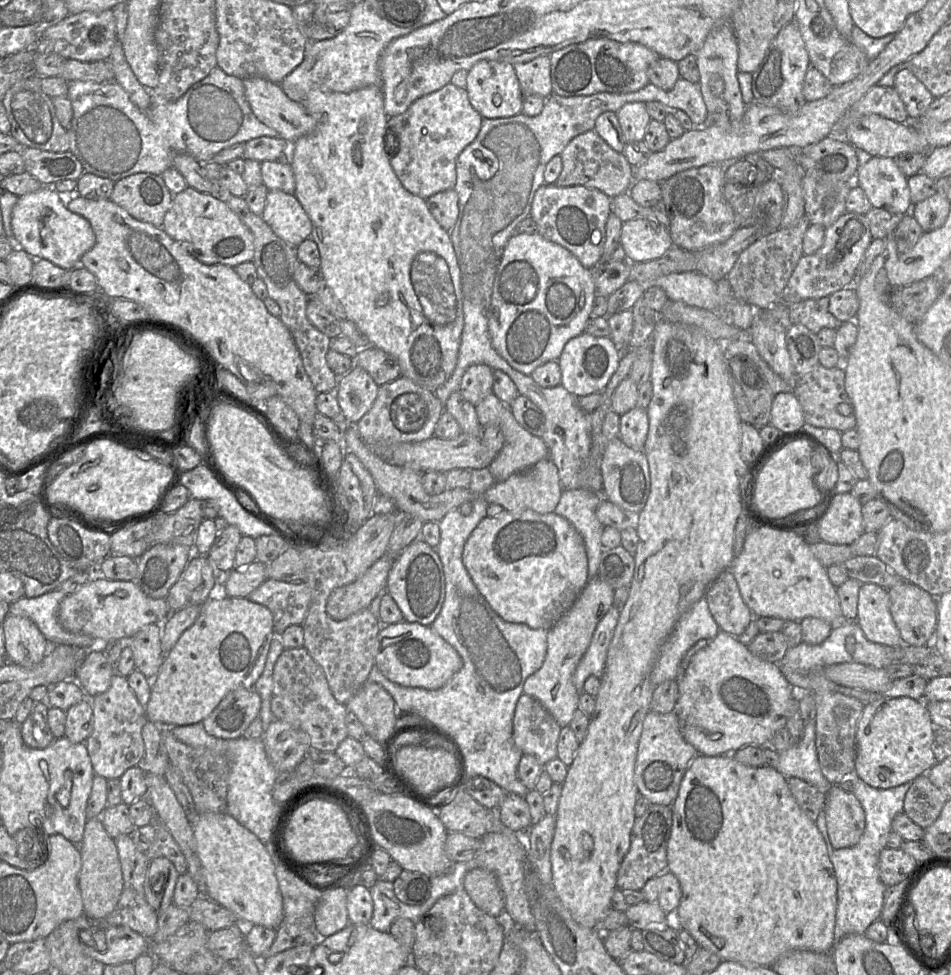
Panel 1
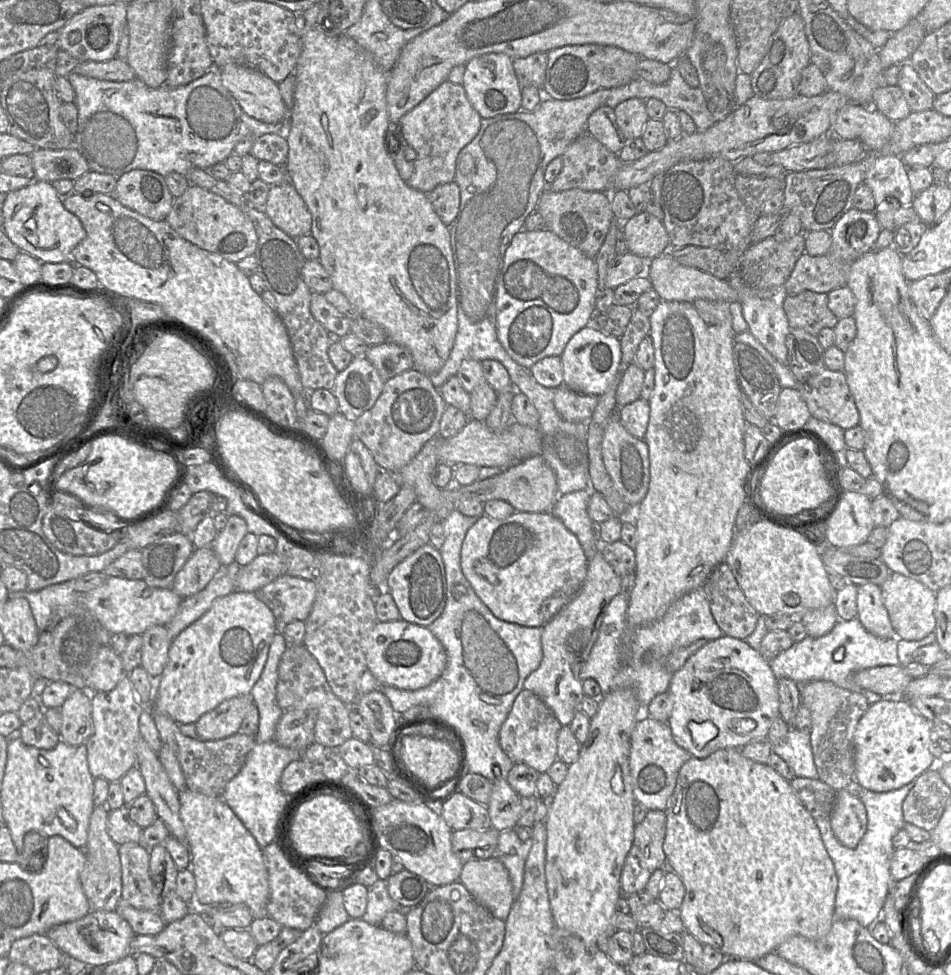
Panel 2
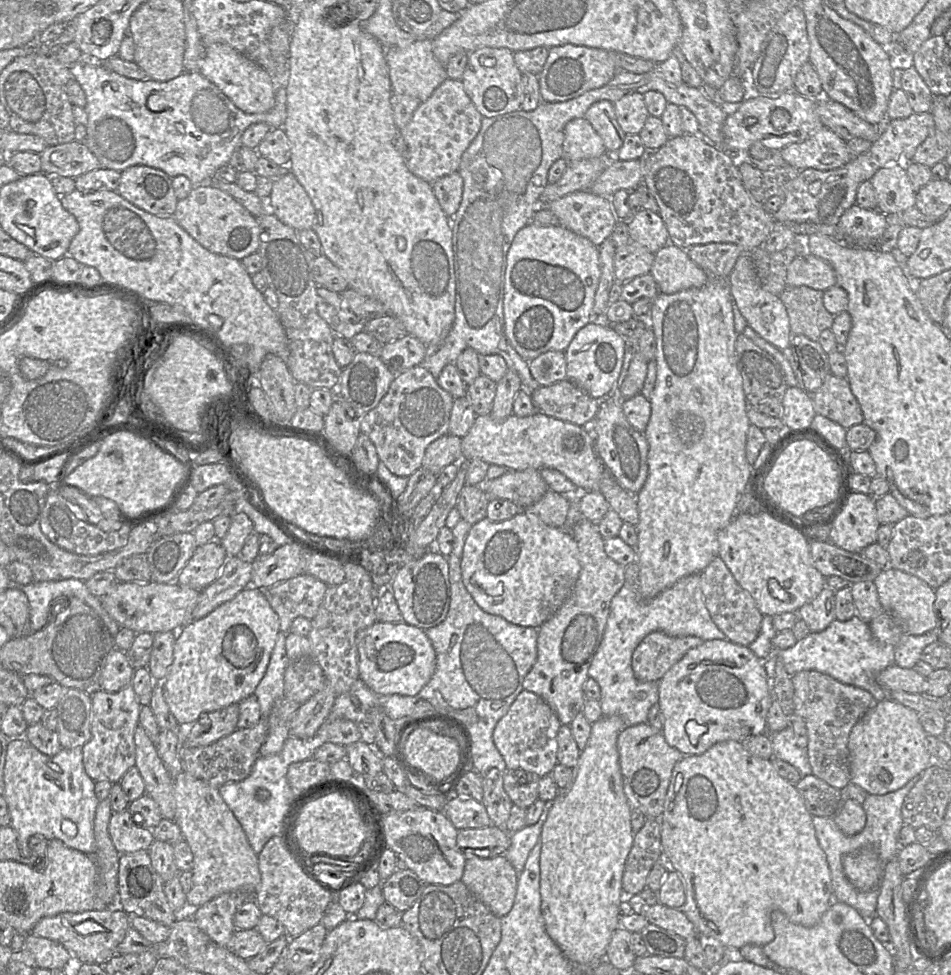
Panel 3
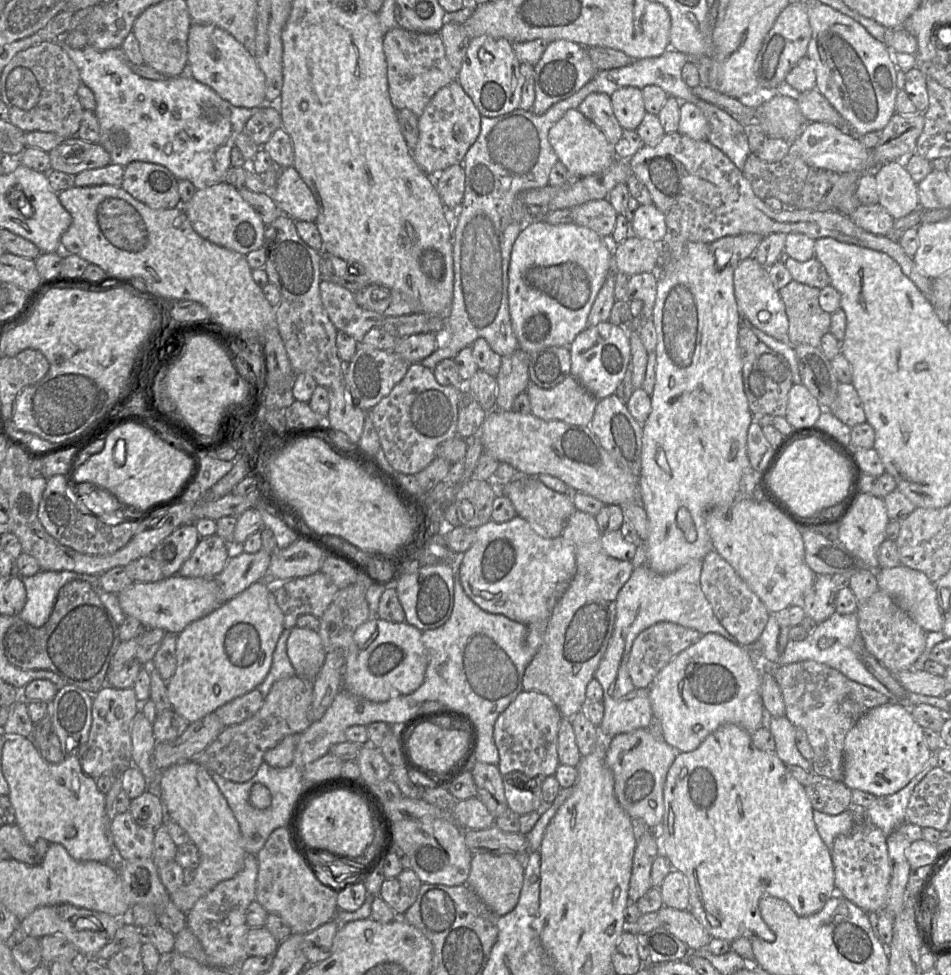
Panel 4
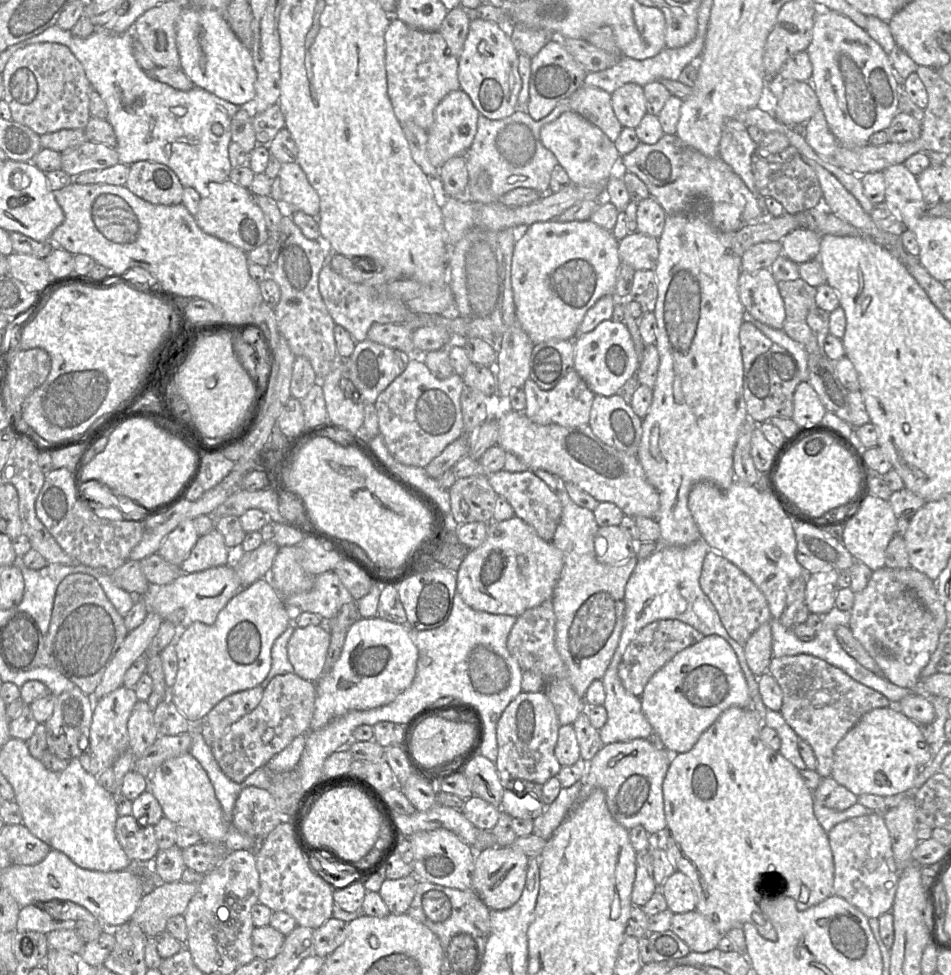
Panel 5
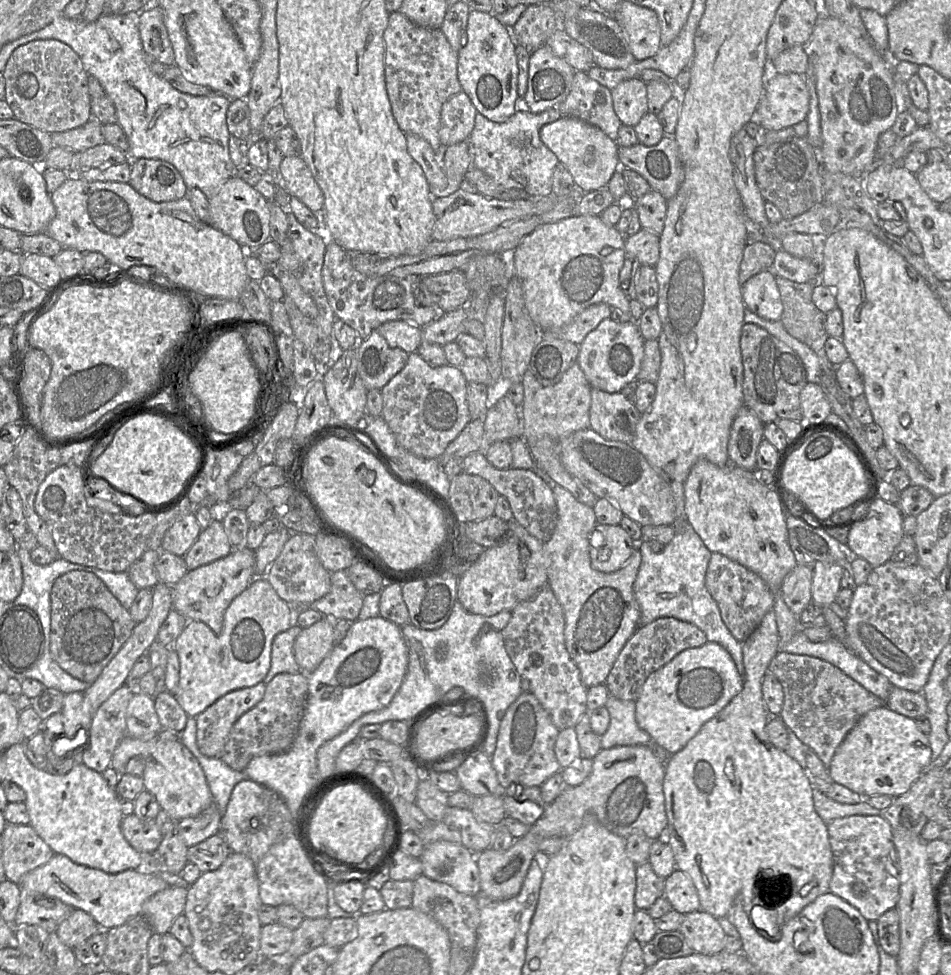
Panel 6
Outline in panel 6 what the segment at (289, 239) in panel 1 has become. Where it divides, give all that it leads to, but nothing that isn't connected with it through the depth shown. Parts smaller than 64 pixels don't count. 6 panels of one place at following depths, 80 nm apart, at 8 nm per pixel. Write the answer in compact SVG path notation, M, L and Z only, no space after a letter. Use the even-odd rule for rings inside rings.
M287 156L281 161L278 178L291 196L298 198L313 213L322 210L324 195L300 156Z

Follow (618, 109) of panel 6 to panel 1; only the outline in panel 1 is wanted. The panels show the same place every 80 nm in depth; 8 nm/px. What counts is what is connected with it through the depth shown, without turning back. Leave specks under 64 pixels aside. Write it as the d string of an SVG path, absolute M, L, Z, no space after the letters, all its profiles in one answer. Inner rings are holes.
M629 102L616 113L627 142L642 141L651 117L644 102Z

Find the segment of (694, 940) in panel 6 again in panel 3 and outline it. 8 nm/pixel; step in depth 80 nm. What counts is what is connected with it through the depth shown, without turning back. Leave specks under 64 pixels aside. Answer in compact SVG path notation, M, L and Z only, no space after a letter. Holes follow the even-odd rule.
M658 902L648 907L642 915L646 917L649 924L671 931L684 940L698 937L695 926L682 909L670 908Z

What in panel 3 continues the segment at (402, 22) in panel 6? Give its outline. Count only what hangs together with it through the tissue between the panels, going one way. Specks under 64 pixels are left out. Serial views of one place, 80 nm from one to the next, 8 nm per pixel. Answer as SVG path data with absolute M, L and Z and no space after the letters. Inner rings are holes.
M419 39L406 47L390 47L385 51L392 94L408 95L426 101L433 91L447 78L446 66L440 63L432 51L433 39Z

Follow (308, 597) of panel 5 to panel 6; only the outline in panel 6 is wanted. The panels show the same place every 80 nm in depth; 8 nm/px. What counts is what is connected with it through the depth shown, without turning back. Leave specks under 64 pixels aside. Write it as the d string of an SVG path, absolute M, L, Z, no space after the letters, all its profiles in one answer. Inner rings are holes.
M346 571L330 572L331 588L310 606L292 606L299 611L311 608L332 620L345 619L355 622L363 605L364 596L355 588Z

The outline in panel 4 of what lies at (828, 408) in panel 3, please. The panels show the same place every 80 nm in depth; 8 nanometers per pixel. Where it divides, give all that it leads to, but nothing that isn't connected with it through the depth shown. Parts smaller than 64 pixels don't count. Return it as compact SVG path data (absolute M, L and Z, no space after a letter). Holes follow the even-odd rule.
M839 383L836 399L831 404L829 409L823 410L829 410L834 416L851 428L867 421L863 403L852 383Z

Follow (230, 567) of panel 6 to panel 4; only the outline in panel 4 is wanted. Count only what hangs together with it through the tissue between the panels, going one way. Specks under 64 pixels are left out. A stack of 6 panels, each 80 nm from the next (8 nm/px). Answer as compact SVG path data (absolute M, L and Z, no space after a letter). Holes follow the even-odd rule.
M179 574L151 583L133 582L117 596L124 615L138 619L144 629L160 628L177 635L189 624L210 614L223 604L216 578L189 578Z

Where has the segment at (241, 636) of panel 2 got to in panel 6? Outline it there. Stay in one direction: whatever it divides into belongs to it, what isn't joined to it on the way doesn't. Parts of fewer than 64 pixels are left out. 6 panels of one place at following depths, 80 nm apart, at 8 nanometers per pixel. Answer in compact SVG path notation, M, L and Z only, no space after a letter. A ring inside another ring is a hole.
M255 577L230 603L219 635L201 621L188 621L172 645L180 663L174 697L187 716L195 718L228 692L262 682L271 667L274 637L289 628L291 605L279 597L264 577Z

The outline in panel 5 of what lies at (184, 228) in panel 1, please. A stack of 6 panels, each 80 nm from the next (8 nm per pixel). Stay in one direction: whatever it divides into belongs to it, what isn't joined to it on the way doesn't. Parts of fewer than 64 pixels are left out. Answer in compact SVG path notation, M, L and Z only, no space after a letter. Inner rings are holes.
M228 179L220 183L209 183L206 197L201 198L194 218L203 232L230 243L246 253L267 243L268 230L263 212L255 202L255 196L249 189Z

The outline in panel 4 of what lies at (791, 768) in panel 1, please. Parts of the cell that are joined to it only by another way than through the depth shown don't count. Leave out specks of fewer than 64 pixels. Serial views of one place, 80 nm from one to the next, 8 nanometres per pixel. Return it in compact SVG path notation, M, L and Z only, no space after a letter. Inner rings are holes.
M766 716L764 727L772 733L776 743L775 753L786 765L811 771L812 762L806 760L796 746L796 727L785 716Z

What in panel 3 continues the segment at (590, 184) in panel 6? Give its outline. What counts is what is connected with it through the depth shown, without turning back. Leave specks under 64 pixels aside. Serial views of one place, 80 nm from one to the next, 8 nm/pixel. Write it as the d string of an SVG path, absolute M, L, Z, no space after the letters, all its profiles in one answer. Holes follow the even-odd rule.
M575 118L565 125L562 157L567 161L599 157L606 153L601 137L587 119Z

